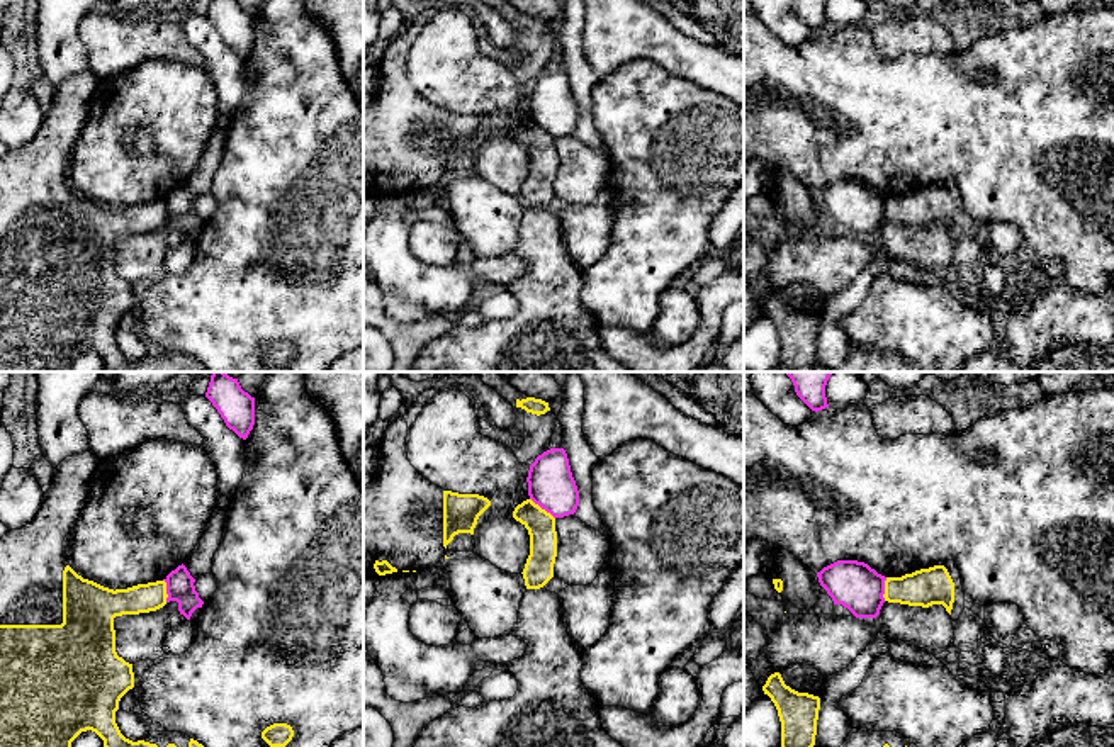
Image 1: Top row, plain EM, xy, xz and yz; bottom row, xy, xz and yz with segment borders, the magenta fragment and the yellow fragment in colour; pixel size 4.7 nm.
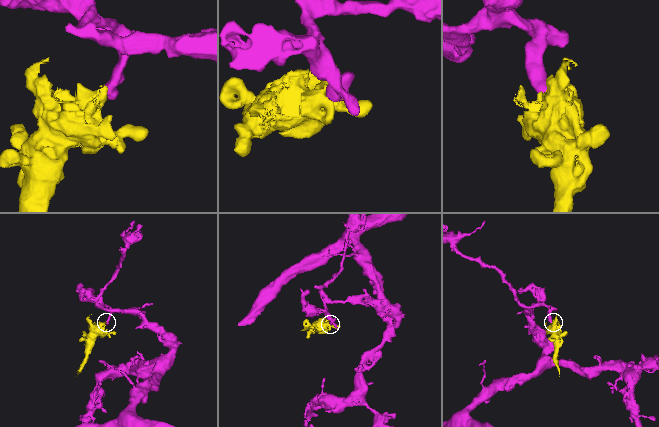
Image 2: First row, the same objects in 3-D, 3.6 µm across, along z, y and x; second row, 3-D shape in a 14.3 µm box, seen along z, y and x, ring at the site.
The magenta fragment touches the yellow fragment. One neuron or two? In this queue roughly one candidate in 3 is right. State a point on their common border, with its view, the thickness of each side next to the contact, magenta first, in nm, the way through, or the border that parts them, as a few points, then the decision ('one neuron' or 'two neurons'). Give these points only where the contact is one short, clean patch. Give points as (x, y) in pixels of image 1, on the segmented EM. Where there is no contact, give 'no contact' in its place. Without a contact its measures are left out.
meets magenta in xz at (542, 508); 220 nm thick on the magenta side, 140 nm on the other; two neurons

